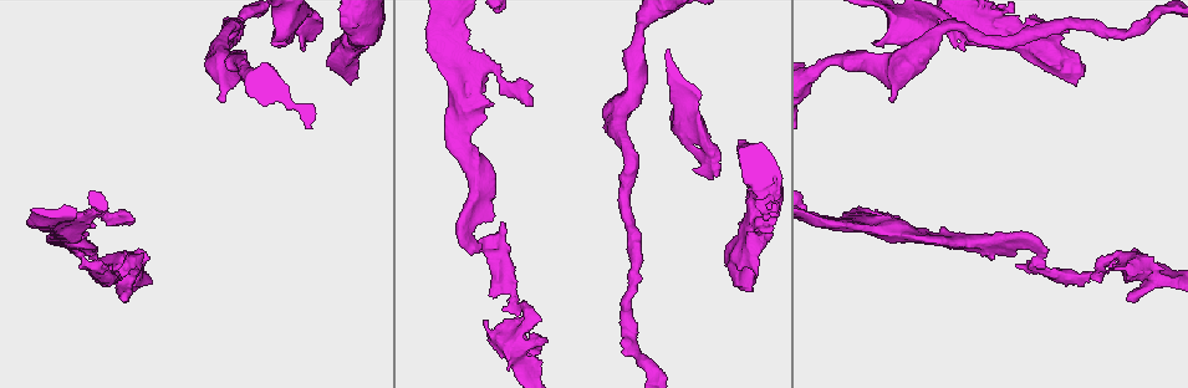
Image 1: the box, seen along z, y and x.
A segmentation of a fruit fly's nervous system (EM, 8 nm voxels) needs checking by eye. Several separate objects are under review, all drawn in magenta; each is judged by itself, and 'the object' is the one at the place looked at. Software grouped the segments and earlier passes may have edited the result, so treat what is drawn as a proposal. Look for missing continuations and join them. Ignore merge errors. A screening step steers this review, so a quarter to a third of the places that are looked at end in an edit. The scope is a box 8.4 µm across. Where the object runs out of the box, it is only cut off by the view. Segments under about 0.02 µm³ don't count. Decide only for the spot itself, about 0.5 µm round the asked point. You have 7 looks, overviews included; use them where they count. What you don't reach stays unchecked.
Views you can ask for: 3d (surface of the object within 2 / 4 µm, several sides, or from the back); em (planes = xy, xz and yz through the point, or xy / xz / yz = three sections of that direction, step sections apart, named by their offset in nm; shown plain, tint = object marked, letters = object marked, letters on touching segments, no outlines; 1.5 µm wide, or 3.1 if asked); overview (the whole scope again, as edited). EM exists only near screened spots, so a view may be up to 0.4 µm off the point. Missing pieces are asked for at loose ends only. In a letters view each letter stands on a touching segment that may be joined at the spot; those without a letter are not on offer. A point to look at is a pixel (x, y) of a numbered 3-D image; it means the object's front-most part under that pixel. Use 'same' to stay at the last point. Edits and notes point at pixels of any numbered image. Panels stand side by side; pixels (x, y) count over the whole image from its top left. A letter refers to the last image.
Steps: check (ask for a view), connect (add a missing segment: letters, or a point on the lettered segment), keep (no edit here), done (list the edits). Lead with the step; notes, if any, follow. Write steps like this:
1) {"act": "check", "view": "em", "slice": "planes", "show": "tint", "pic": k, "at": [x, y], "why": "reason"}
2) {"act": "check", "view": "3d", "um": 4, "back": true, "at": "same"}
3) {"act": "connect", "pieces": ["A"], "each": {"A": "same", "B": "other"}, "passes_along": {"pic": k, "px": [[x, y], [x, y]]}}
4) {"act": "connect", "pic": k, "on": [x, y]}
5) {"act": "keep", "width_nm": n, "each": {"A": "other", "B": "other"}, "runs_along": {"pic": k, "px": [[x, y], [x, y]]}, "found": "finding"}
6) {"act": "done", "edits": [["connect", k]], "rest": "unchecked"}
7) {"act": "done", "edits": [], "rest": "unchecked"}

{"act": "check", "view": "3d", "um": 2, "pic": 1, "at": [1083, 72], "why": "an open end"}

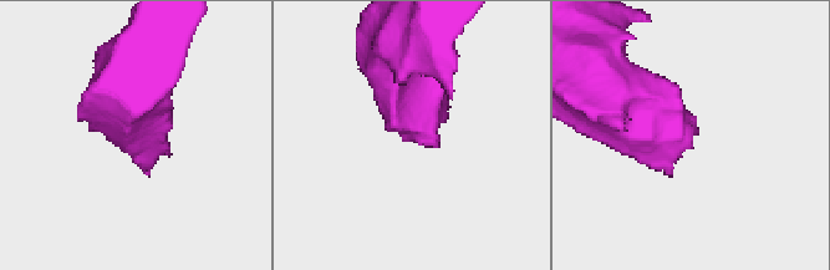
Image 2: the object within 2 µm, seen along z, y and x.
{"act": "check", "view": "em", "slice": "planes", "show": "tint", "pic": 2, "at": [440, 144], "why": "shape alone is not enough"}

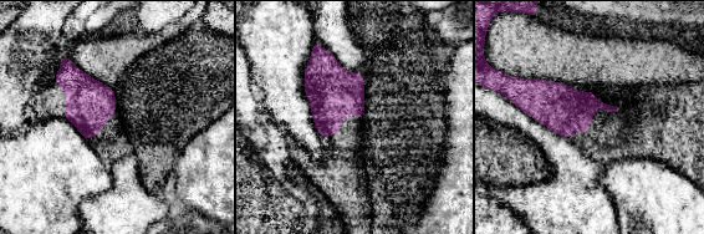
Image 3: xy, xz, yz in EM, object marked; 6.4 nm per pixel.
{"act": "check", "view": "em", "slice": "planes", "show": "letters", "at": "same", "why": "what lies round it"}

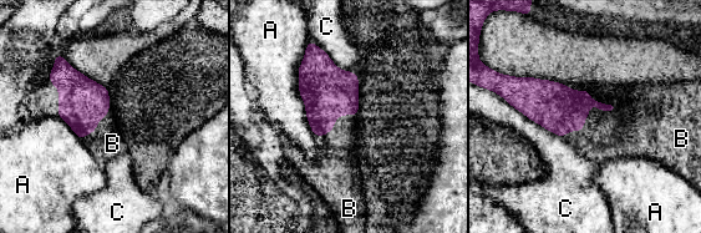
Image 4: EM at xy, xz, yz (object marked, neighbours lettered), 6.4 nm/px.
{"act": "connect", "pieces": ["B"], "each": {"A": "other", "B": "same", "C": "other"}, "found": "the neuron continues"}

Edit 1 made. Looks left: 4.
{"act": "check", "view": "overview"}

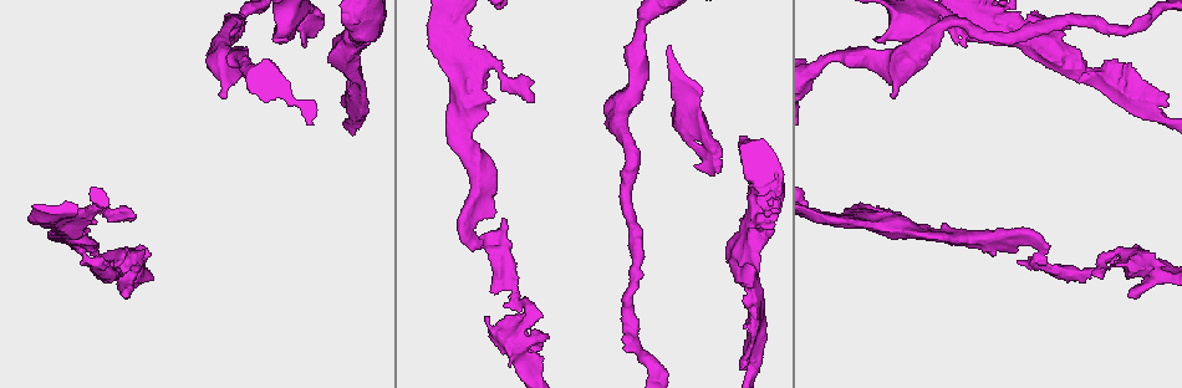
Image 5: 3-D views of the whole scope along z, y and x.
{"act": "check", "view": "3d", "um": 2, "pic": 5, "at": [1008, 246]}

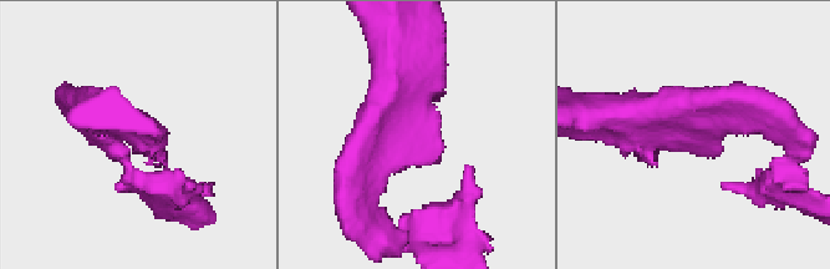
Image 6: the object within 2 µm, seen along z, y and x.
{"act": "check", "view": "em", "slice": "yz", "step": 4, "show": "tint", "pic": 6, "at": [442, 139]}

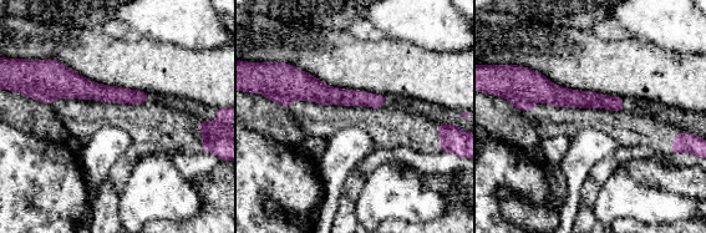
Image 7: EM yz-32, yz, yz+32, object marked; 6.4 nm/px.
{"act": "check", "view": "em", "slice": "planes", "show": "letters", "at": "same"}

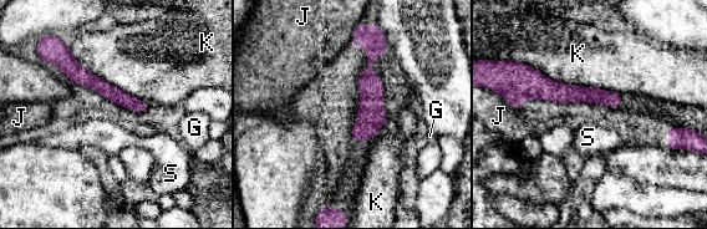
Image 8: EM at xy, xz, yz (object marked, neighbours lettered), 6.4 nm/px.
{"act": "keep", "longest_contact_nm": ["K", 650], "each": {"G": "other", "J": "other", "K": "other", "S": "other"}, "found": "none of them fits"}

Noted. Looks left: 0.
{"act": "done", "edits": [["connect", 4]], "rest": "unchecked"}

